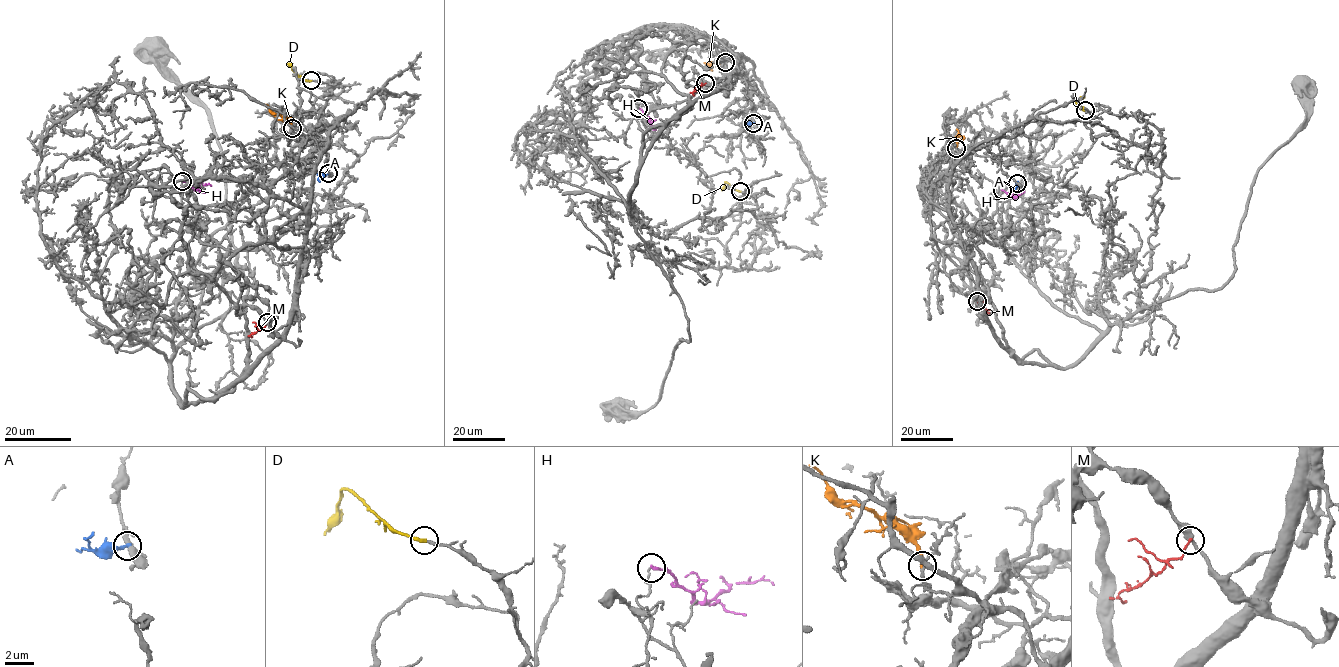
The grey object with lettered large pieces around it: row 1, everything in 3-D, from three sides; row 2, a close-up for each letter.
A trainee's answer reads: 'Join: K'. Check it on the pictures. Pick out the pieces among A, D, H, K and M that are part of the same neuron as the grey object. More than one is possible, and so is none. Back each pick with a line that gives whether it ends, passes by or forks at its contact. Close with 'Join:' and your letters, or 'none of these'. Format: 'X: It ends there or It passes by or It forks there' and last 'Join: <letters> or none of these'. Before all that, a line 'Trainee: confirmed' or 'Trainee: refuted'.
Trainee: refuted
D: It ends there
K: It ends there
Join: D, K

